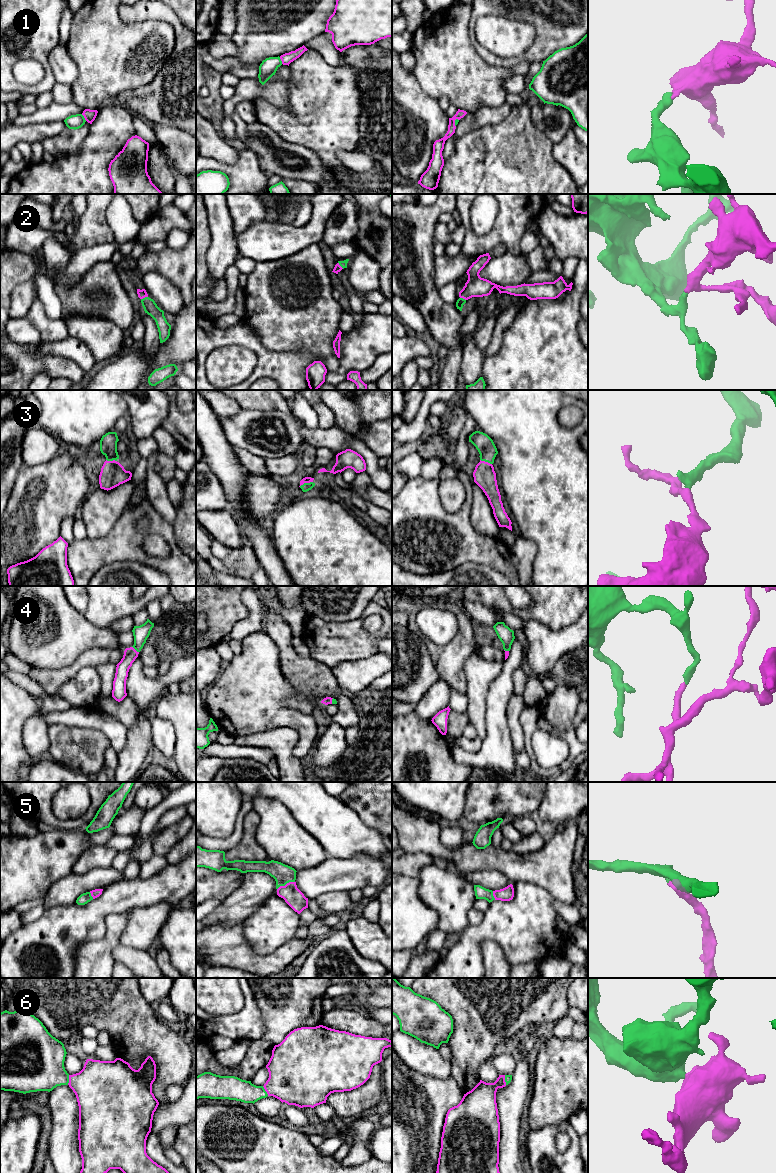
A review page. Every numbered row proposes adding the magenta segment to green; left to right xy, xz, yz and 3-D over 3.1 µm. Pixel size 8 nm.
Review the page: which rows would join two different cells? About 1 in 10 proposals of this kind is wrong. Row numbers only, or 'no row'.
no row

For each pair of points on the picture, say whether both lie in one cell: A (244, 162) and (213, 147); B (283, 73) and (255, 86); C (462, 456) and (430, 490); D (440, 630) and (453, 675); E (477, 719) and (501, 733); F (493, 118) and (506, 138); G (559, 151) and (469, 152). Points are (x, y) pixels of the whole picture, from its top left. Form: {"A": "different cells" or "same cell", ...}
{"A": "different cells", "B": "same cell", "C": "different cells", "D": "different cells", "E": "different cells", "F": "different cells", "G": "different cells"}

